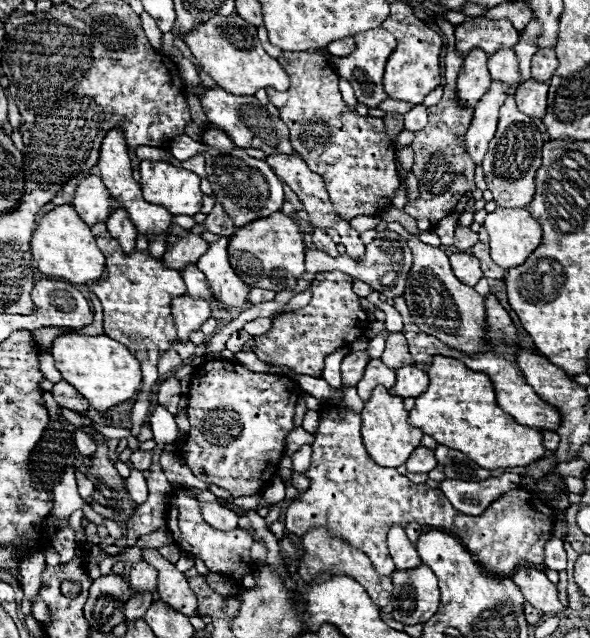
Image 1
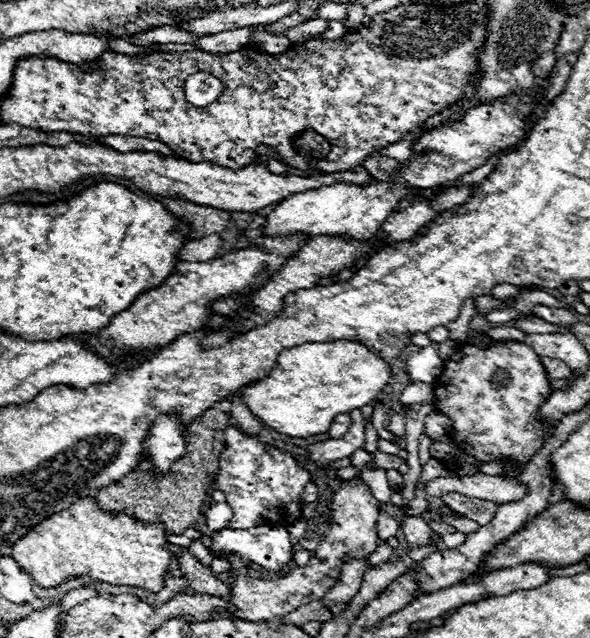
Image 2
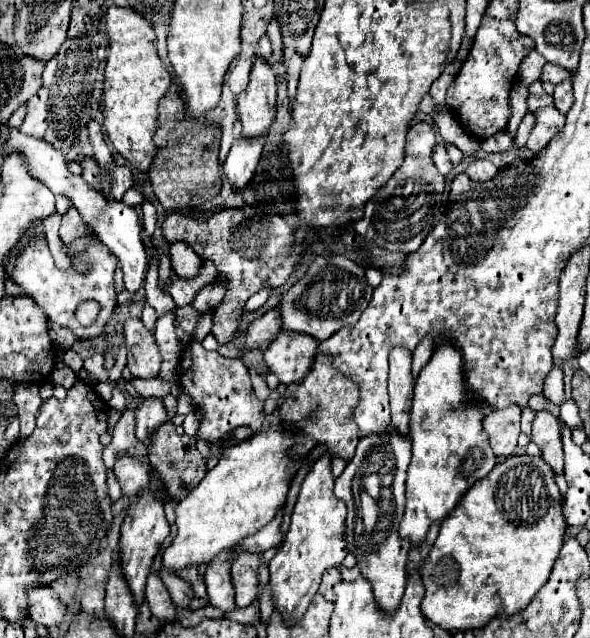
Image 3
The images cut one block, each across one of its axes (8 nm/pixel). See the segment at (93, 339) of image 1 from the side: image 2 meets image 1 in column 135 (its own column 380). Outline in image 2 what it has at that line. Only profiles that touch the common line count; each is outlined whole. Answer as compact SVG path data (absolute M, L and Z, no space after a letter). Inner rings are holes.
M352 340L318 342L284 350L278 366L254 384L238 390L244 404L280 434L308 438L328 432L336 414L352 412L374 402L392 382L392 368L364 344Z

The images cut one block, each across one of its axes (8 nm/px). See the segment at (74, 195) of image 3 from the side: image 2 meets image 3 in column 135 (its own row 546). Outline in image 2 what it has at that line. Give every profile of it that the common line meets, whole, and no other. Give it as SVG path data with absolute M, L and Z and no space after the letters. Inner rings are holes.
M256 526L249 529L224 528L218 534L212 536L212 550L218 554L236 554L240 558L246 558L250 562L256 562L264 566L268 572L280 574L290 566L294 548L290 544L290 534L286 528L274 528L274 526Z

